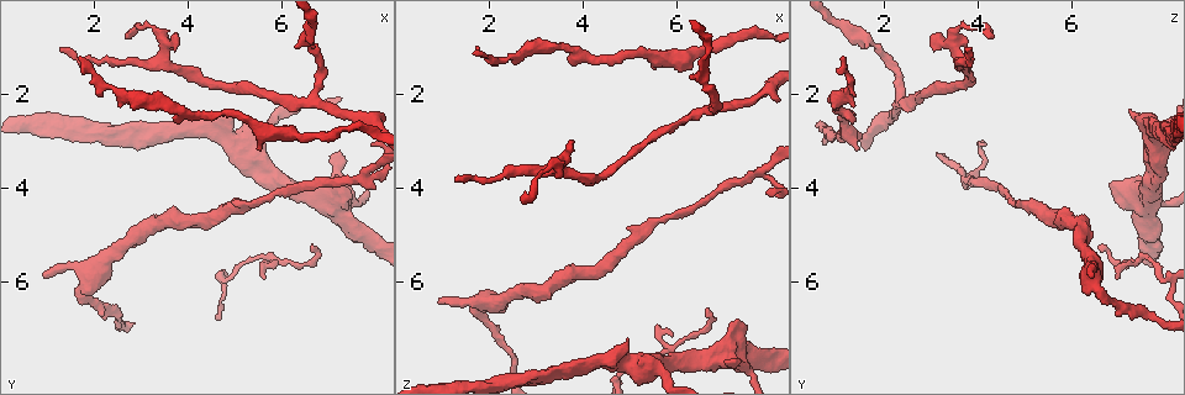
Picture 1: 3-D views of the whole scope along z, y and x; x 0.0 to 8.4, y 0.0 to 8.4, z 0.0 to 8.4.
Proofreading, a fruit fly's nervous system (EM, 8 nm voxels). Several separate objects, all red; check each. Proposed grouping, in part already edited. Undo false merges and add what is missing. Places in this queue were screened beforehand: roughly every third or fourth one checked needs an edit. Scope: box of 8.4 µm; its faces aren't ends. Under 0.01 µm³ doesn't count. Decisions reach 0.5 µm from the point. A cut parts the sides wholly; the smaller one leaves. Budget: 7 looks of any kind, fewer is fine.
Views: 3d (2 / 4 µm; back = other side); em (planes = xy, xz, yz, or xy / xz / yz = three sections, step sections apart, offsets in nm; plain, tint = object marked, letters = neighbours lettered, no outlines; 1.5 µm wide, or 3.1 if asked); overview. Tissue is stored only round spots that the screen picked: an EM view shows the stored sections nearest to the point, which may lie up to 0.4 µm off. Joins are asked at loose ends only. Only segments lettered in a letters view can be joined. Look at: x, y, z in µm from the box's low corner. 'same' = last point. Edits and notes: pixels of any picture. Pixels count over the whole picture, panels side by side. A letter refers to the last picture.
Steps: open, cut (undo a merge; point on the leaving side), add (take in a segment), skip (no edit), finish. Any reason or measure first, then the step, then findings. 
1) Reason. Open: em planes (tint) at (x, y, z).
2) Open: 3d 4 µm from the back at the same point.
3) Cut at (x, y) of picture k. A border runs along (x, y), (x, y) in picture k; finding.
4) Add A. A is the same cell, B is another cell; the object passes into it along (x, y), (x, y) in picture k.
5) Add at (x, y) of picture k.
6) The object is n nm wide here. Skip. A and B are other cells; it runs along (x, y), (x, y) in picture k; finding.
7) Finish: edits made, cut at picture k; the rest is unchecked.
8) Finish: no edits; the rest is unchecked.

Three arms meet. Open: 3d 2 µm at (7.80, 3.85, 3.70).

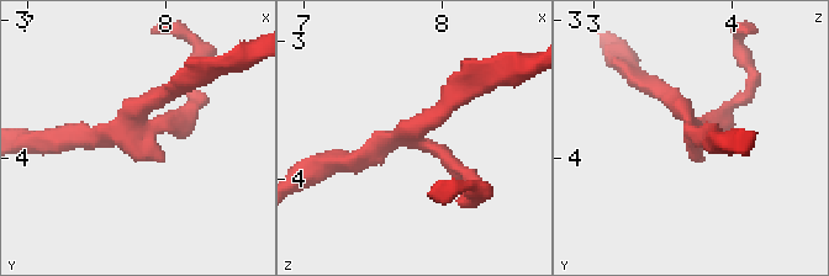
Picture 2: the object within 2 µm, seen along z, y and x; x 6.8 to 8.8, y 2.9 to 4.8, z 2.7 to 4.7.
Open: em yz step 8 (tint) at (7.74, 3.84, 3.74).

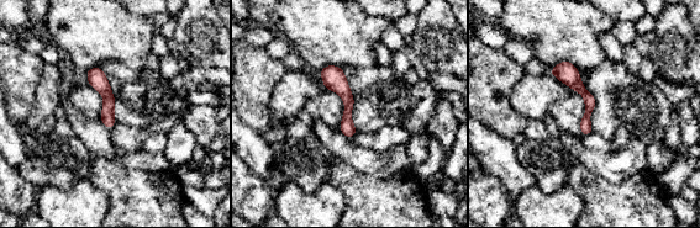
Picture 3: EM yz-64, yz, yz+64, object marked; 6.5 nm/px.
Open: em planes (letters) at the same point.

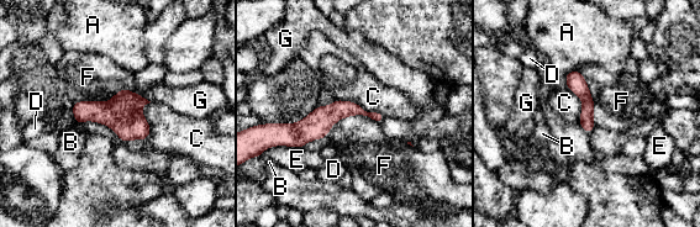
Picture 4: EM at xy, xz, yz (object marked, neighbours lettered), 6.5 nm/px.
The object is 90 nm wide here; the longest contact is with F, 420 nm. Skip. A, B, C, D, E, F and G are other cells; continuous, no second neuron.

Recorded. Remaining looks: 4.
Open: em yz step 4 (tint) at (5.85, 4.15, 4.60).

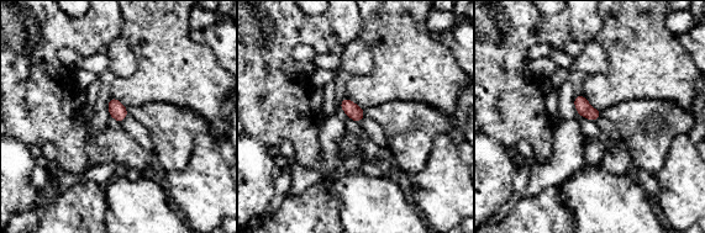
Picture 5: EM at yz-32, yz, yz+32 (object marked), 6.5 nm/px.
Cut it another way. Open: em planes (tint) at the same point.

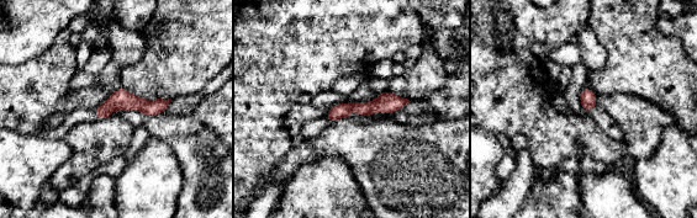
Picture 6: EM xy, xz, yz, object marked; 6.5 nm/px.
Open: em planes (letters) at the same point.

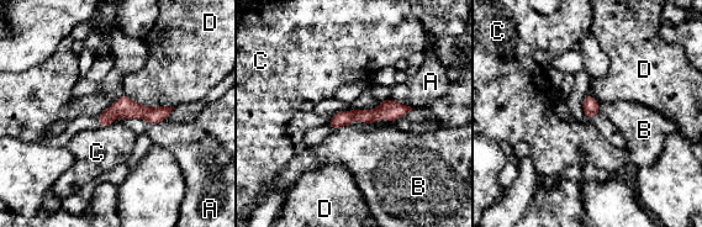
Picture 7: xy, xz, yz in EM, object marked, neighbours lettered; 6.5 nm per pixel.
The object is 100 nm wide here. Skip. A, B, C and D are other cells; a border runs along (350, 123), (342, 125), (334, 131) in picture 7; all the same neuron.

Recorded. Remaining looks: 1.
Free end. Open: em planes (letters) at (0.95, 5.85, 6.45).

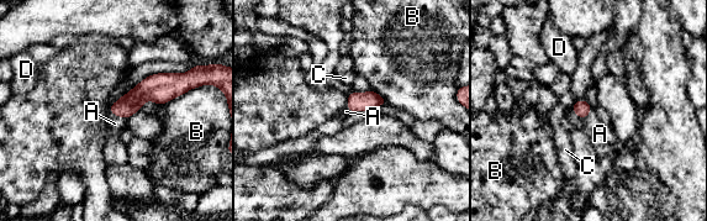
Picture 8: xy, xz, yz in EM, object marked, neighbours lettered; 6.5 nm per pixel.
Add A. A is the same cell, B, C and D are other cells; the object passes into it along (128, 104), (117, 115), (115, 124) in picture 8; the neuron continues.

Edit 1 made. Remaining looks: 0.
Finish: edits made, add at picture 8; the rest is unchecked.

